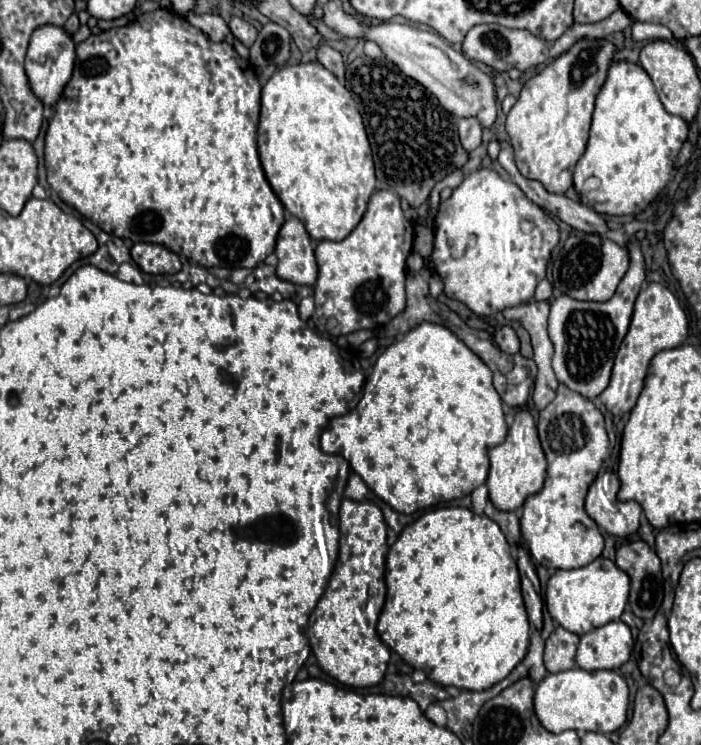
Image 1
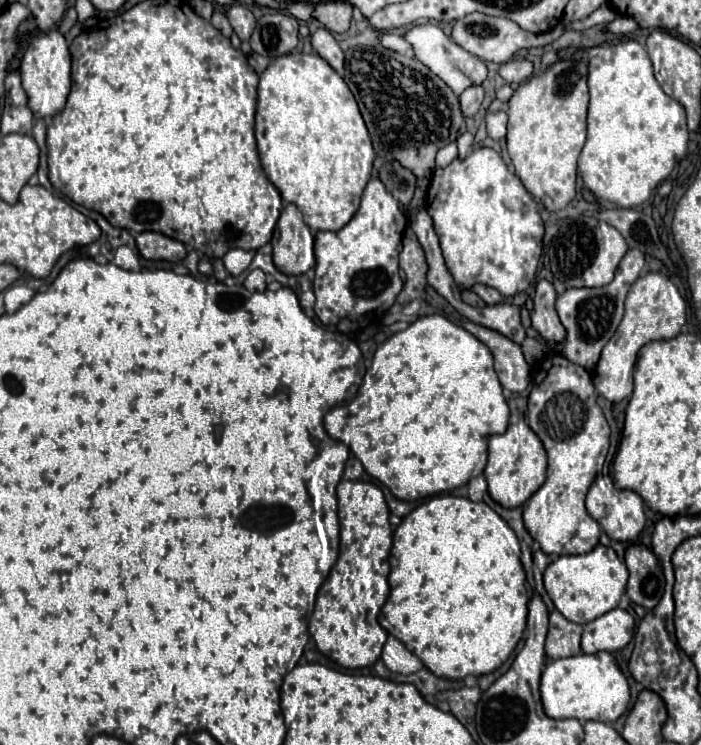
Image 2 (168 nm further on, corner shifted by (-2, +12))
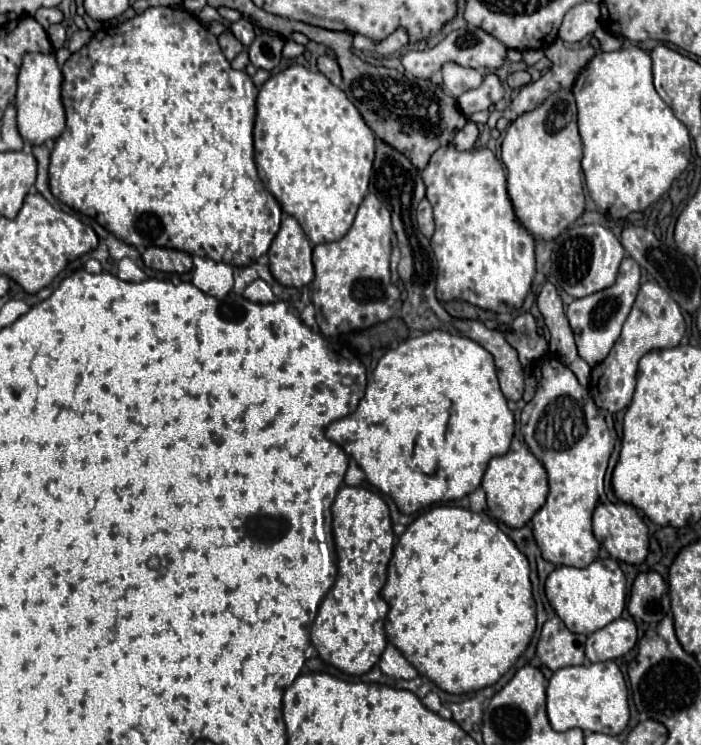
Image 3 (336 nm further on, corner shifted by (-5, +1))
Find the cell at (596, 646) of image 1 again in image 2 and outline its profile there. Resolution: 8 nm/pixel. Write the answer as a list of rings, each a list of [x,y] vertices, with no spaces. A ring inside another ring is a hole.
[[[613,608],[611,612],[587,622],[583,628],[581,650],[585,654],[595,654],[601,650],[615,652],[629,644],[635,634],[635,620],[627,610]]]

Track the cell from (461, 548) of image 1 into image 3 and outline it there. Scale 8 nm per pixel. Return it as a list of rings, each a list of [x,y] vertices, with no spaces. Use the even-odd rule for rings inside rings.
[[[452,505],[432,507],[408,525],[394,547],[388,581],[382,589],[390,607],[384,625],[386,637],[400,647],[420,675],[426,675],[442,691],[460,695],[494,685],[526,651],[536,629],[536,605],[528,573],[524,553],[488,515]]]

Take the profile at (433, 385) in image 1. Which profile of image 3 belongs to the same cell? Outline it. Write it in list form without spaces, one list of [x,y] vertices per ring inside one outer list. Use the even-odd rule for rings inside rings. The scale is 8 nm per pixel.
[[[446,331],[406,339],[388,351],[378,361],[358,409],[326,429],[326,437],[352,455],[364,469],[368,483],[388,495],[402,513],[416,513],[434,503],[462,499],[476,491],[488,461],[510,449],[512,435],[514,415],[498,387],[492,355],[476,341]]]

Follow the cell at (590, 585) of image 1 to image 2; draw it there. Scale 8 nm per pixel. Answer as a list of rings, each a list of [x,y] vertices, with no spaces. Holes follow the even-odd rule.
[[[597,546],[589,554],[579,556],[561,556],[555,562],[551,562],[543,574],[545,590],[557,610],[577,624],[587,624],[589,620],[595,620],[597,616],[603,616],[609,612],[609,608],[615,608],[625,592],[629,572],[625,564],[617,558],[613,548]]]

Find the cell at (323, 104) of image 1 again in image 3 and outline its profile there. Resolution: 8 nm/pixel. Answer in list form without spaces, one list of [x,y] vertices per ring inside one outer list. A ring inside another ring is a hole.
[[[290,65],[288,69],[272,75],[258,93],[256,109],[254,149],[262,183],[276,197],[282,211],[298,219],[314,245],[342,239],[352,227],[356,211],[366,197],[376,155],[374,135],[360,117],[358,109],[348,101],[342,89],[328,81],[328,77],[320,75],[320,71],[308,71],[302,65]]]

